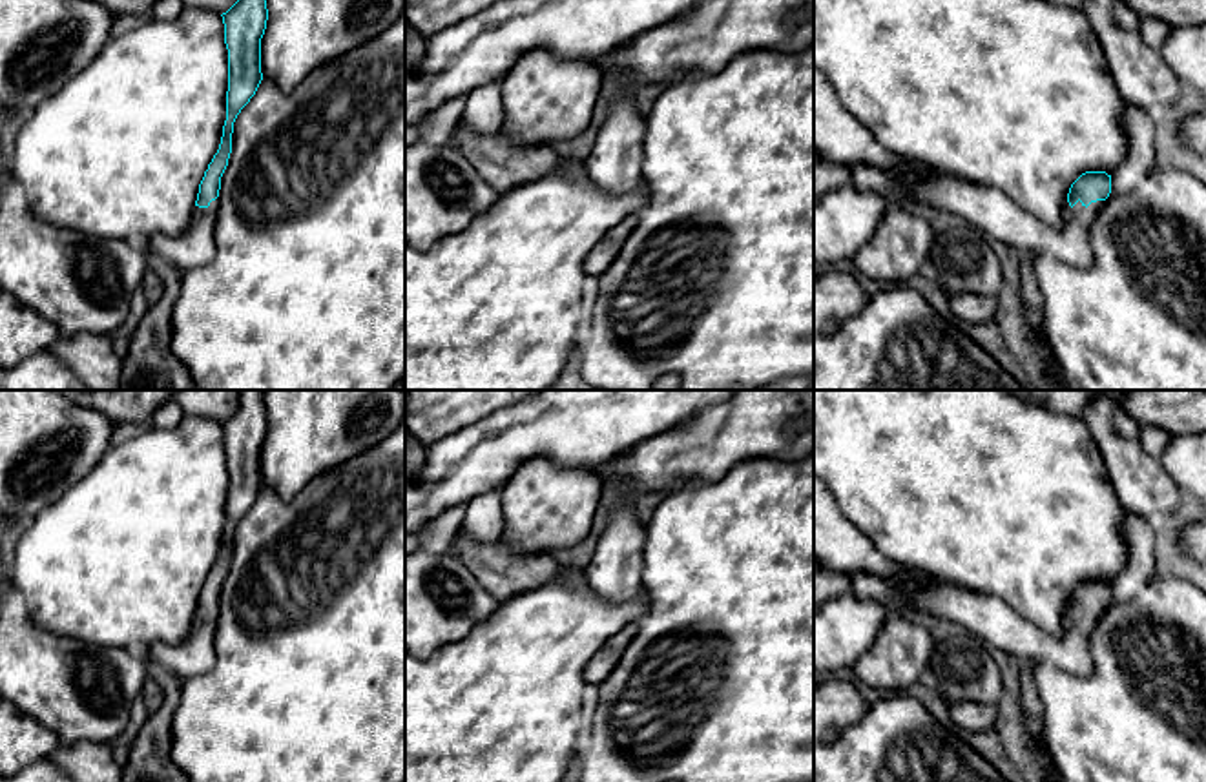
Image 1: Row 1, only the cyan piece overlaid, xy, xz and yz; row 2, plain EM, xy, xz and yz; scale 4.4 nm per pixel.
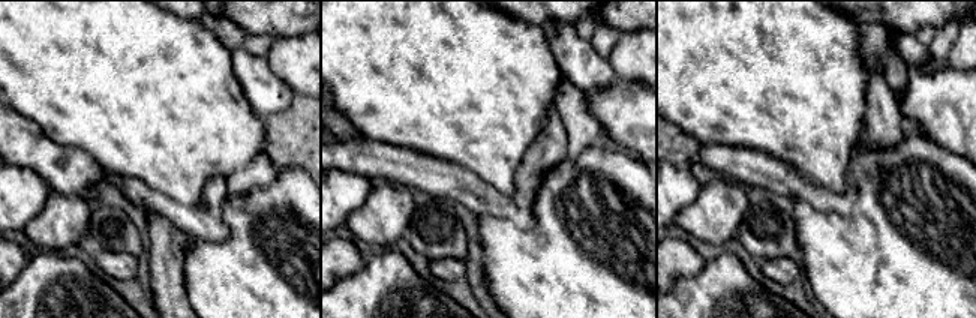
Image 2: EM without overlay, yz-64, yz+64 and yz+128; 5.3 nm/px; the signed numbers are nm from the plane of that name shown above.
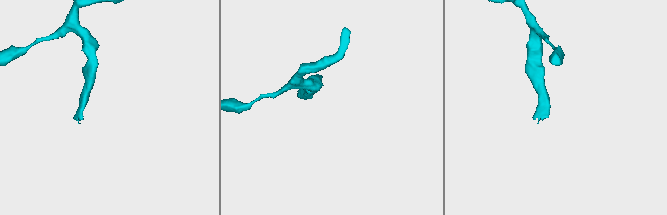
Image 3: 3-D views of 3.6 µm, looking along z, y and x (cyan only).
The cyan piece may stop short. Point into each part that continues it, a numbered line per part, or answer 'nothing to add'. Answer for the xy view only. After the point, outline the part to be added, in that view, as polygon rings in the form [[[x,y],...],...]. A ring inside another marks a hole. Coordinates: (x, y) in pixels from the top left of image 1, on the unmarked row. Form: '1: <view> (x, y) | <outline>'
1: xy (192, 657) | [[[219,609],[208,616],[193,616],[190,634],[179,643],[153,642],[144,649],[144,658],[172,671],[181,680],[208,673],[215,664],[213,638]]]

